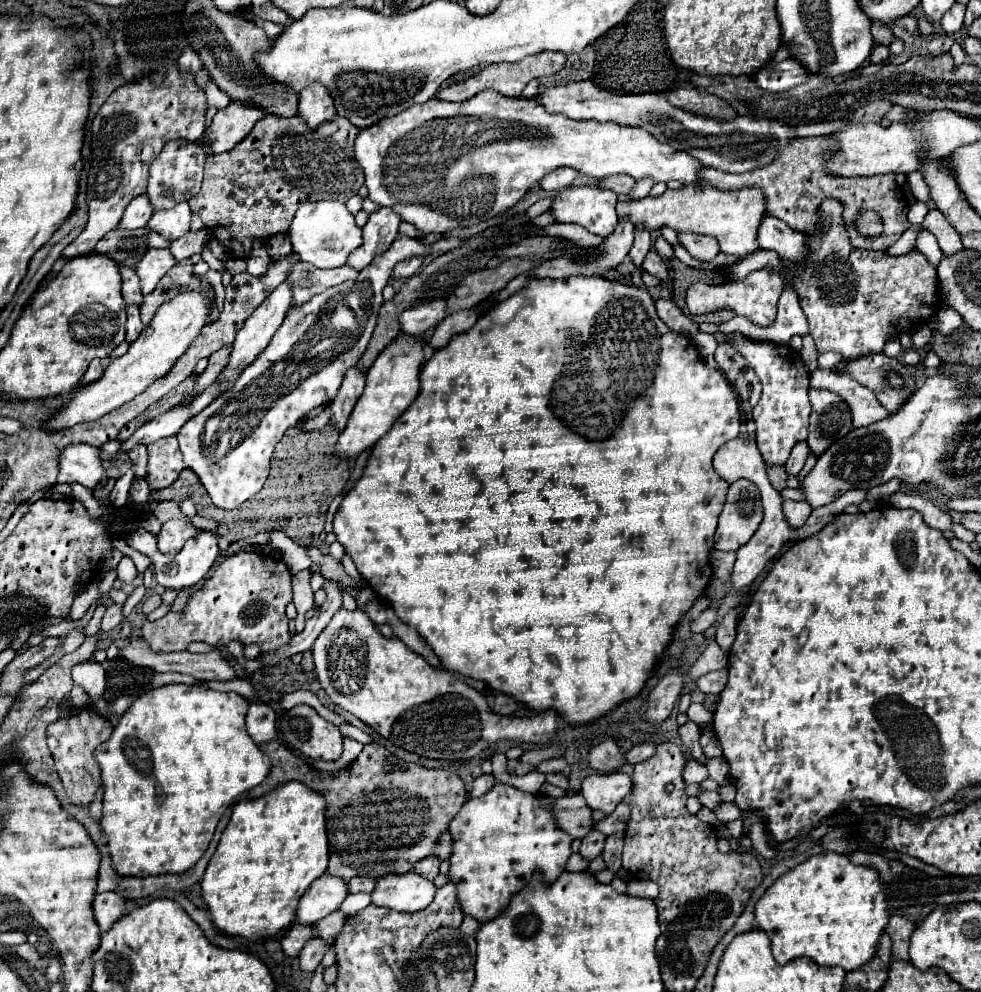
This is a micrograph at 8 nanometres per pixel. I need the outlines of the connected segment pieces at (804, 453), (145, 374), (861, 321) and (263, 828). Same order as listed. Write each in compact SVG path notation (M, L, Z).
M798 442L798 444L792 448L788 462L784 464L784 466L786 466L786 472L788 472L788 474L798 476L798 472L804 468L804 462L806 462L808 454L810 454L808 444L806 444L806 442Z
M184 290L180 294L176 294L172 300L164 302L152 322L142 330L142 334L138 336L138 340L134 344L130 344L128 352L116 360L112 360L108 364L108 368L104 370L102 378L98 378L96 382L88 384L88 386L80 386L74 400L62 408L52 422L48 422L46 430L62 430L62 428L70 428L78 422L92 422L98 420L100 416L120 408L122 404L130 402L134 396L142 394L150 384L154 384L156 380L164 378L172 366L178 362L178 358L190 348L190 344L200 336L202 328L208 324L210 312L216 304L216 290Z
M826 198L822 200L820 208L818 208L818 226L816 226L816 232L812 234L806 234L806 250L808 250L808 256L802 264L798 264L798 268L786 268L784 262L780 260L780 268L776 268L780 274L782 274L782 280L784 280L784 288L792 286L798 294L798 300L800 300L800 306L808 318L808 324L810 324L810 334L816 342L816 350L818 352L840 352L842 358L858 358L862 354L878 354L878 352L884 352L884 346L888 340L900 336L902 332L910 332L914 328L918 328L920 324L926 324L932 320L932 316L938 312L938 276L936 276L936 266L928 262L928 258L918 252L918 250L910 250L908 254L902 254L902 256L892 256L888 252L874 252L874 250L860 250L860 248L854 248L854 244L850 242L850 236L848 236L848 226L842 218L842 212L844 212L844 204L834 200L834 198Z
M296 780L274 788L268 796L240 800L234 806L232 818L222 832L218 848L202 878L202 896L220 932L230 936L238 934L250 940L276 938L282 930L294 924L294 908L298 904L298 896L302 896L308 884L322 876L328 868L326 810L326 798Z

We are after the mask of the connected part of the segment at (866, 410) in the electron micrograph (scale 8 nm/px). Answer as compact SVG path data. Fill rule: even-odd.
M814 370L810 374L810 386L826 388L838 394L850 406L852 424L858 428L878 422L890 414L886 408L878 404L870 388L858 384L856 380L850 380L848 376L834 376L834 370Z

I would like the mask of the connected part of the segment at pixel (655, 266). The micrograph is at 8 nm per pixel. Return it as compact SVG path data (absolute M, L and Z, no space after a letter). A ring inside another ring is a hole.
M650 250L650 252L646 254L646 258L644 258L644 262L642 262L642 268L644 268L648 274L656 276L660 282L670 280L668 264L666 264L666 262L658 256L658 252L654 252L654 250Z

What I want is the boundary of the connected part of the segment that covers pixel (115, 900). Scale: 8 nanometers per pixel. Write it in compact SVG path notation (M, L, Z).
M118 892L96 894L92 902L92 912L100 930L106 932L106 928L110 928L110 924L114 924L118 916L126 914L126 900Z

